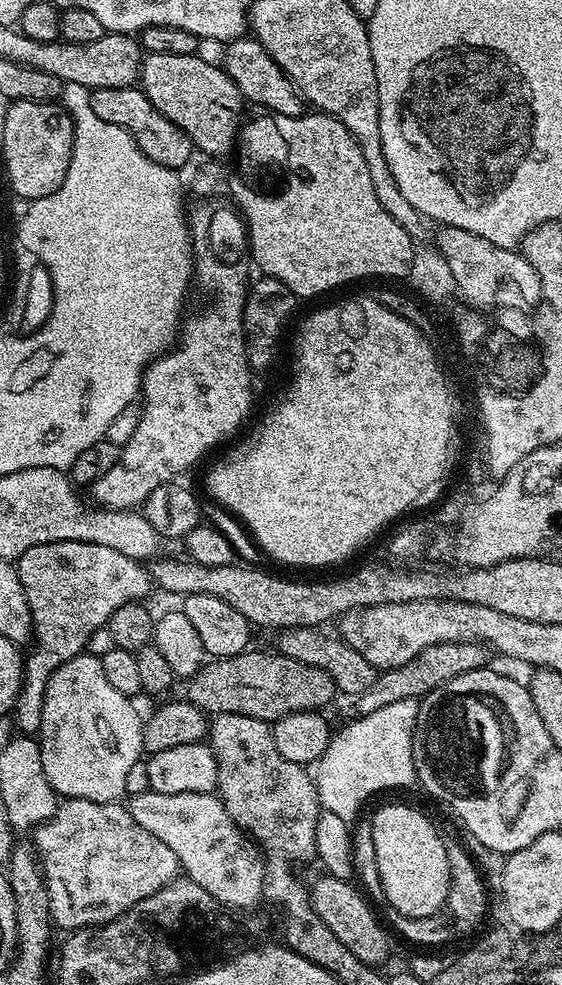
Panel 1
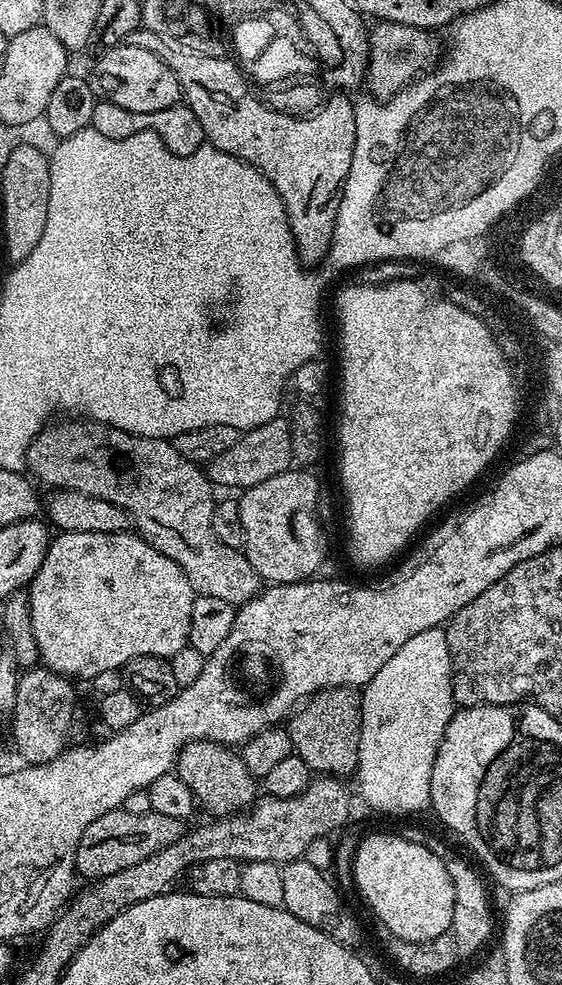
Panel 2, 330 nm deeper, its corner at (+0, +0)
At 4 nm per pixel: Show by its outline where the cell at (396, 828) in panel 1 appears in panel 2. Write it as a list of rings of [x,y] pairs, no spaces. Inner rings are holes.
[[[376,832],[359,841],[352,858],[352,880],[360,891],[368,908],[380,919],[379,923],[390,934],[410,942],[426,942],[430,938],[445,935],[451,929],[454,918],[454,882],[440,861],[440,856],[431,852],[424,844],[410,842],[403,834],[391,836],[388,832]]]

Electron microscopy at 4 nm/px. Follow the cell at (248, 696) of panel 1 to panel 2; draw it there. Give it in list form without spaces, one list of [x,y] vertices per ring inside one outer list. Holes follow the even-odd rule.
[[[323,688],[309,696],[287,717],[286,727],[295,756],[313,773],[348,778],[358,766],[362,710],[361,693],[354,688]]]

